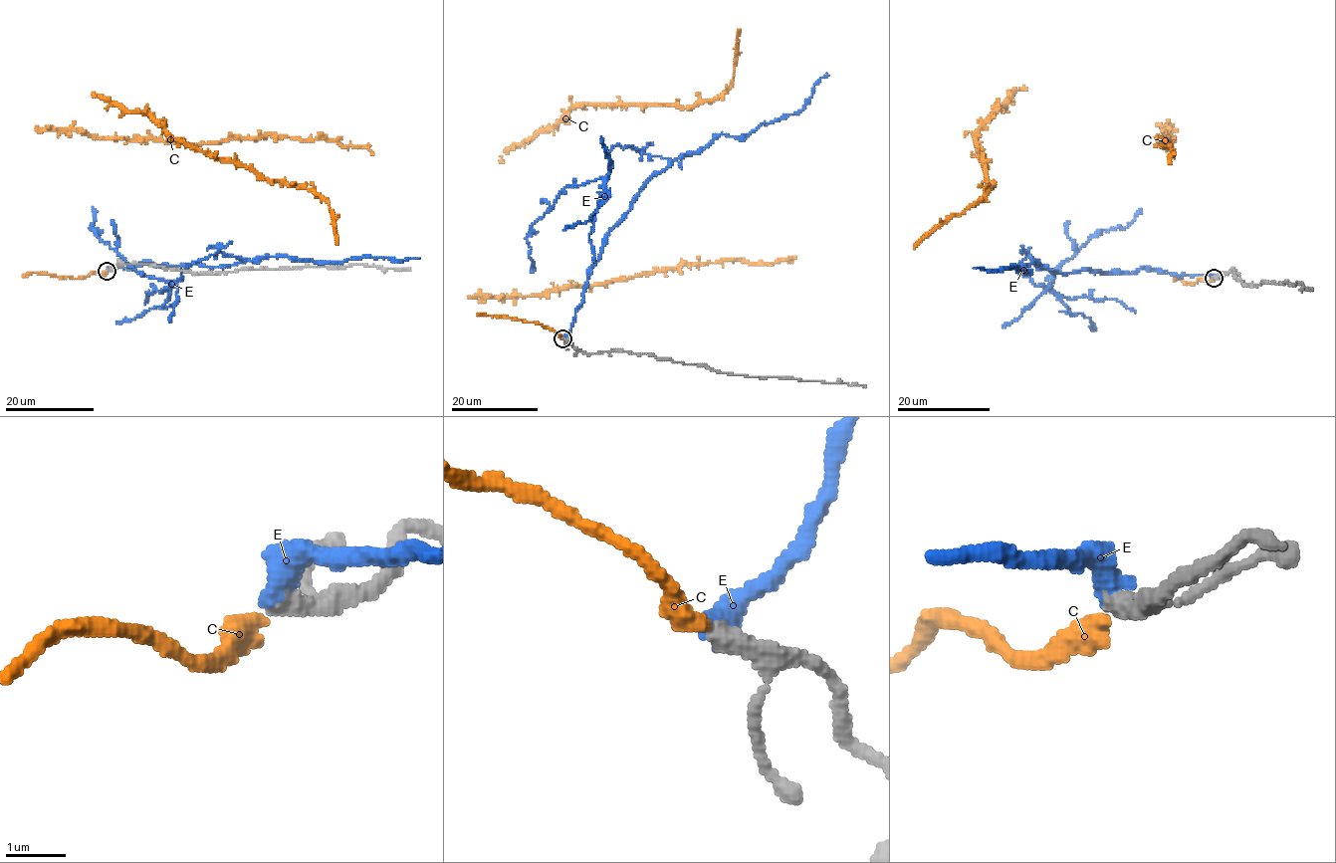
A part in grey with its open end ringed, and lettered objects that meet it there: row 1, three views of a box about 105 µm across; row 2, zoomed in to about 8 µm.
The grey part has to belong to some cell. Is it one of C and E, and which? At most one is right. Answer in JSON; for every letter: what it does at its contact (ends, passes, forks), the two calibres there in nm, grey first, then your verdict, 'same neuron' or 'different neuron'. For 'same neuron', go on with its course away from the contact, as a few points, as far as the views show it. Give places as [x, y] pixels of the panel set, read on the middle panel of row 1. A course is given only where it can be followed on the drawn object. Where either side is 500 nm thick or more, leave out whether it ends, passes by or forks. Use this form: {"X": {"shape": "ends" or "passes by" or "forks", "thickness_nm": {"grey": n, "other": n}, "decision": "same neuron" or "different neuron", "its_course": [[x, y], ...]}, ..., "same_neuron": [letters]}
{"C": {"shape": "ends", "thickness_nm": {"grey": 360, "other": 400}, "decision": "same neuron"}, "E": {"shape": "ends", "thickness_nm": {"grey": 280, "other": 460}, "decision": "different neuron"}, "same_neuron": ["C"]}

